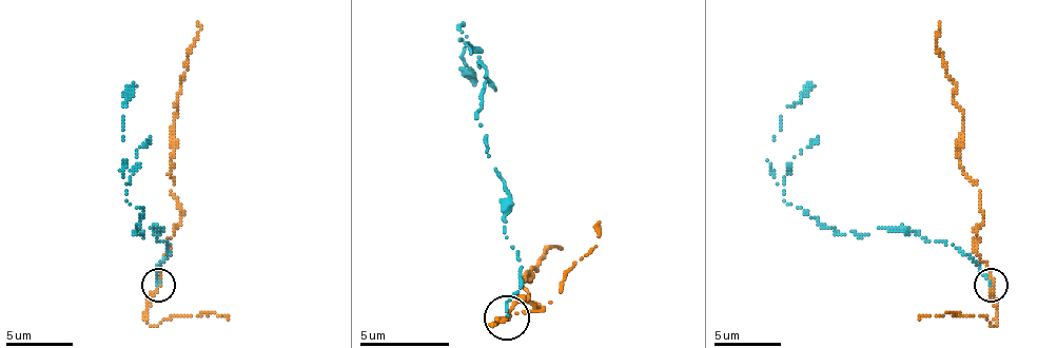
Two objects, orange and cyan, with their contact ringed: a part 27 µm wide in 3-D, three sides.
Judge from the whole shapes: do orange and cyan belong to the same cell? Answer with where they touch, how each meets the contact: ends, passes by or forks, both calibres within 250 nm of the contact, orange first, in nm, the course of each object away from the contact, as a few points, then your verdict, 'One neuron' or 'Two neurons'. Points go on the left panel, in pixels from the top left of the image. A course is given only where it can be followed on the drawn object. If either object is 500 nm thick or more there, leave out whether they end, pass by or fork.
Place: (158, 285). At the ring orange passes by. At the ring cyan ends. Thickness 220 nm (orange) against 140 nm. Course of orange: (157, 285), (167, 242), (180, 221), (171, 191), (174, 113), (188, 53), (194, 45), (197, 22). Course of cyan: (157, 285), (167, 242), (157, 242), (154, 228), (137, 234), (143, 211), (126, 200), (123, 116), (133, 82). Two neurons

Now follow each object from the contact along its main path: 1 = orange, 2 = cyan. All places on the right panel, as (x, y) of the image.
1: (990, 285), (976, 242), (980, 191), (959, 163), (963, 113), (936, 45), (939, 22)
2: (990, 285), (942, 242), (882, 228), (838, 234), (784, 200), (767, 160), (781, 116), (811, 82)

